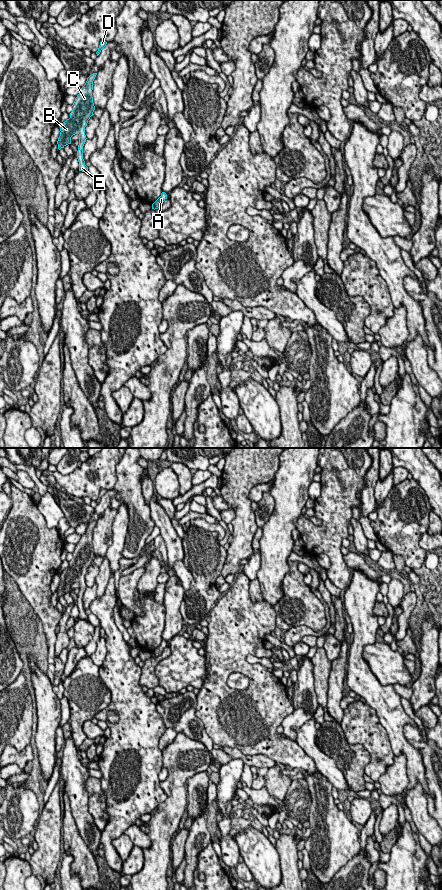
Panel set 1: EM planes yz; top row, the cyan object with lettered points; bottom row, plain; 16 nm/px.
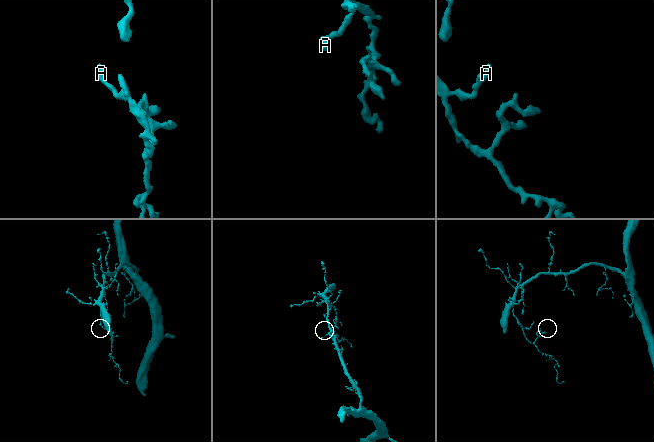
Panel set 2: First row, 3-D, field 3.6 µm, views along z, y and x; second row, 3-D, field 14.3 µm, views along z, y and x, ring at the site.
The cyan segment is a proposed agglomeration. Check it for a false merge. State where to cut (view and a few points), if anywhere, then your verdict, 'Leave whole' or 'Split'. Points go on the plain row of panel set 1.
No split. Leave whole

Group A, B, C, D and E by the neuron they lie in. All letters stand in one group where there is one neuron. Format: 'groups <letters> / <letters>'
groups A B C D E

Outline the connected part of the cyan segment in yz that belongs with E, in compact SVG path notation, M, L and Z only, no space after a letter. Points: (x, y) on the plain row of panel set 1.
M97 521L91 522L81 536L79 542L75 546L73 551L73 558L70 561L70 566L65 570L61 571L60 584L57 592L58 597L64 596L66 593L71 592L71 585L75 582L79 583L79 593L77 599L77 607L79 610L79 619L88 620L88 615L85 613L83 607L83 594L86 590L85 575L87 574L88 568L93 563L95 554L93 551L92 538L93 529Z

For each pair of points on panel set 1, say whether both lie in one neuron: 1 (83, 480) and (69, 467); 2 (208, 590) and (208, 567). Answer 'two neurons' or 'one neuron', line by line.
1: two neurons
2: one neuron

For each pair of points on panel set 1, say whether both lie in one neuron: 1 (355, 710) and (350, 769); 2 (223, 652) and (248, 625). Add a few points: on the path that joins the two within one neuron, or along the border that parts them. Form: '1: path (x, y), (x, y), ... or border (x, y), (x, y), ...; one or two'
1: border (340, 724), (346, 740), (359, 743), (369, 760); two
2: path (227, 645), (241, 631); one

